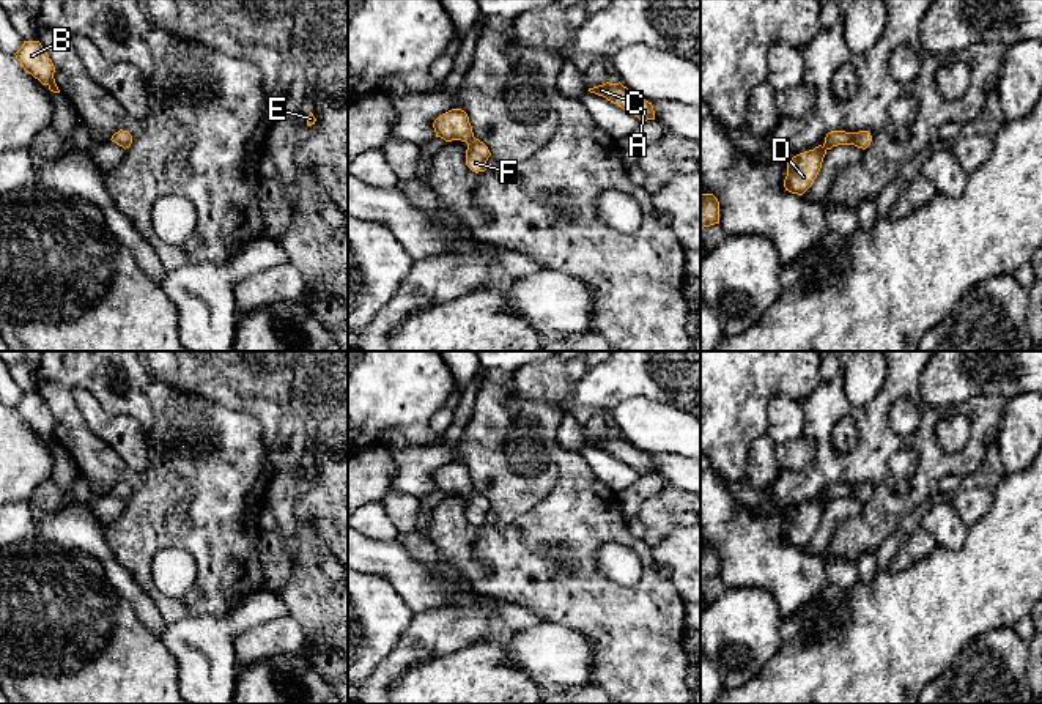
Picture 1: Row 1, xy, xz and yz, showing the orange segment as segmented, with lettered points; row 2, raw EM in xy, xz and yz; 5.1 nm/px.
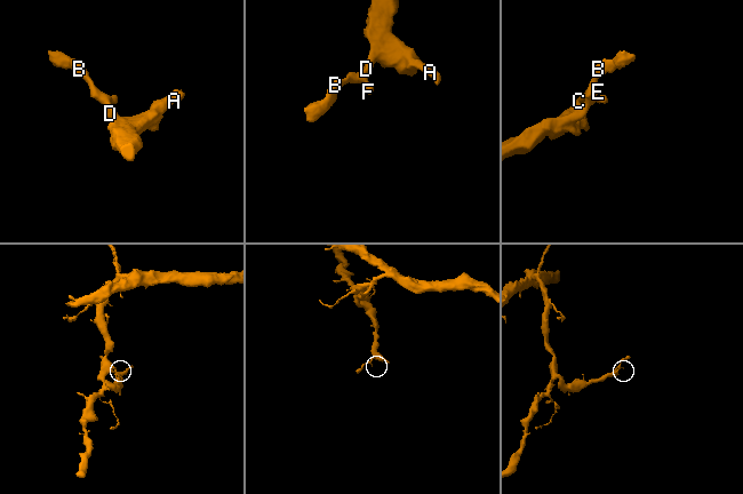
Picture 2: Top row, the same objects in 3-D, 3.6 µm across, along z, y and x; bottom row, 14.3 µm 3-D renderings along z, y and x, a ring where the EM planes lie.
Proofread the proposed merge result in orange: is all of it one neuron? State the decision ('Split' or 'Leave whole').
Leave whole

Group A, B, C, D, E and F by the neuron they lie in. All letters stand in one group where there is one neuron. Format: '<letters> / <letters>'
A B C D E F

